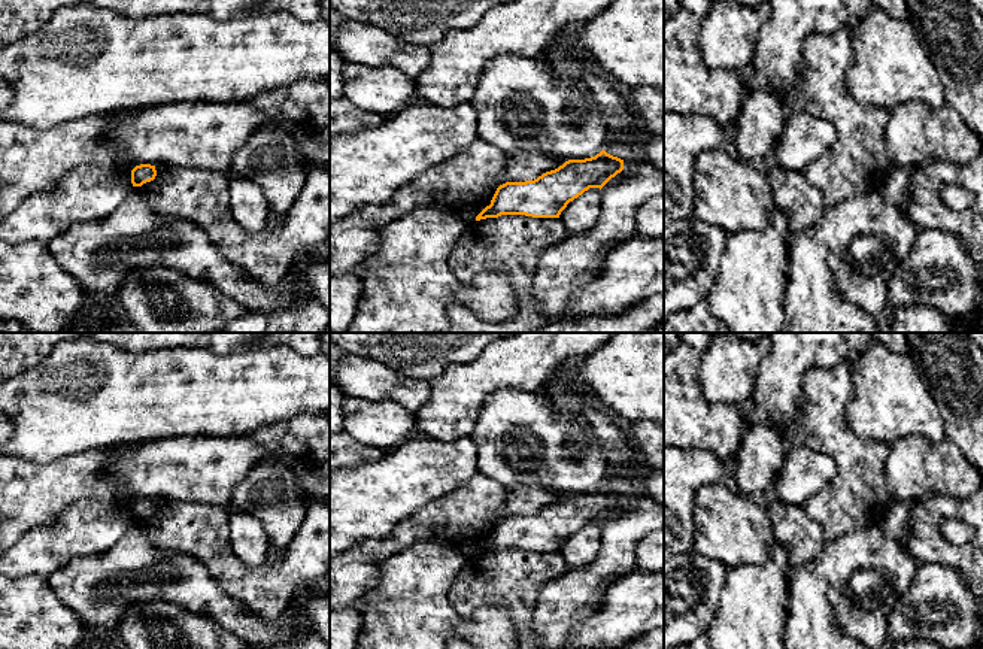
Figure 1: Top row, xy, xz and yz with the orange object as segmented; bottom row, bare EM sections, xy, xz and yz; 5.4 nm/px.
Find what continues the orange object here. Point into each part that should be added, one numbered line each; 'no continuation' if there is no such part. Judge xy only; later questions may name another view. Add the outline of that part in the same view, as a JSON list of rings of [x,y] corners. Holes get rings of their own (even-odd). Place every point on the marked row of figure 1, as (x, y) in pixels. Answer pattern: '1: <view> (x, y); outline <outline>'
no continuation

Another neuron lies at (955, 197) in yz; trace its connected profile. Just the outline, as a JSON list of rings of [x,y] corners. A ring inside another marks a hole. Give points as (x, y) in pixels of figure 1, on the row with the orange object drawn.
[[[958,184],[943,185],[940,195],[943,204],[952,212],[964,212],[976,203],[976,194]]]

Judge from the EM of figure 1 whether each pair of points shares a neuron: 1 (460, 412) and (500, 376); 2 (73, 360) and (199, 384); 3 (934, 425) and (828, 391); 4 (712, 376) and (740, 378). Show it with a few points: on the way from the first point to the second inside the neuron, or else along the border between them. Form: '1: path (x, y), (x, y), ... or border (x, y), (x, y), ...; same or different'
1: path (469, 402), (490, 381); same
2: path (105, 384), (167, 384); same
3: border (852, 363), (848, 425), (855, 433); different
4: path (719, 376), (733, 378); same

